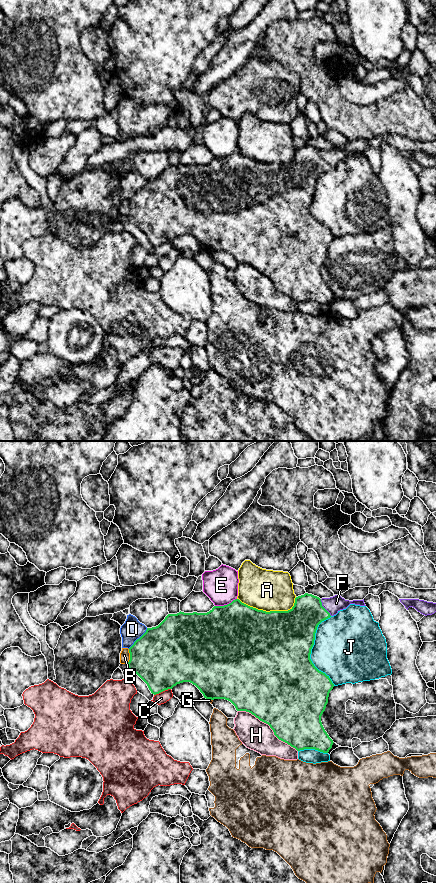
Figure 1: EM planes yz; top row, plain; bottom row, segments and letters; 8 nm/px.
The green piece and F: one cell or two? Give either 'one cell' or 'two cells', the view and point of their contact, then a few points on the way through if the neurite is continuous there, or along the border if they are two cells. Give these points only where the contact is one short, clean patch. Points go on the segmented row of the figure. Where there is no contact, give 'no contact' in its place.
one cell; meets green in yz at (323, 607); runs through yz (298, 625), (313, 610), (323, 607), (329, 607), (336, 603)

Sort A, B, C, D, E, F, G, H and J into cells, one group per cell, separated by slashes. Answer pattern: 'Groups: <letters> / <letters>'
Groups: A / B / C / D / E / F / G / H / J

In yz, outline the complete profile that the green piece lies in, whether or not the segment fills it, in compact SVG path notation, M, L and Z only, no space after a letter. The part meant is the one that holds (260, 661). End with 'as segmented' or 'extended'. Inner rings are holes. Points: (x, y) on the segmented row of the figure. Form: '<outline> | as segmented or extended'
M305 593L304 595L295 598L294 606L288 611L270 611L266 612L250 607L242 603L239 599L233 600L231 603L224 606L214 606L207 613L184 613L168 614L165 619L156 627L147 628L146 632L137 639L134 644L129 648L130 660L128 662L128 669L135 672L148 686L152 694L156 695L165 690L172 689L177 684L183 682L190 682L195 685L206 699L225 699L230 701L237 711L246 711L254 715L260 721L268 724L273 730L274 735L281 741L287 743L297 751L304 749L315 749L323 753L328 753L332 748L333 740L325 731L321 716L325 711L328 703L330 691L333 689L329 676L319 671L310 659L311 649L314 645L315 633L318 625L336 615L340 610L346 609L350 604L366 606L363 600L345 600L339 595L330 598L320 599L312 594Z | extended

